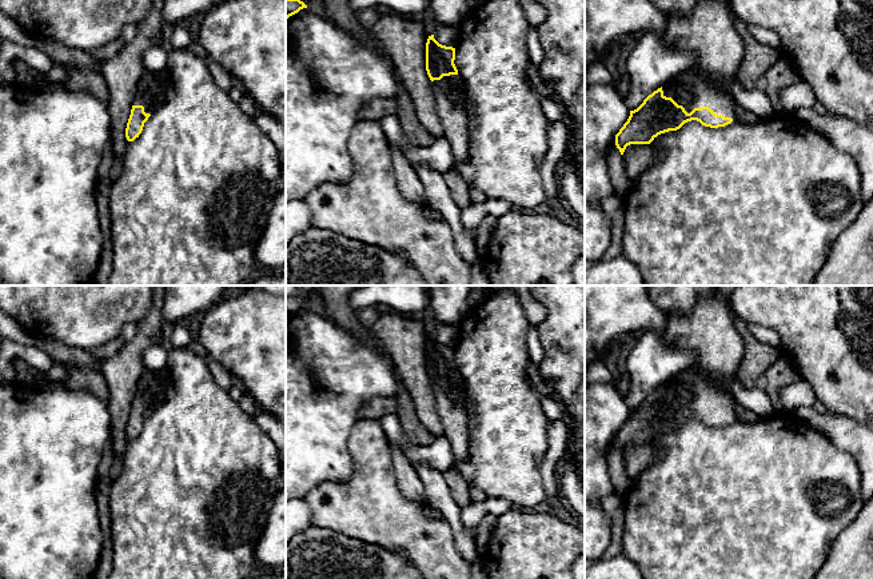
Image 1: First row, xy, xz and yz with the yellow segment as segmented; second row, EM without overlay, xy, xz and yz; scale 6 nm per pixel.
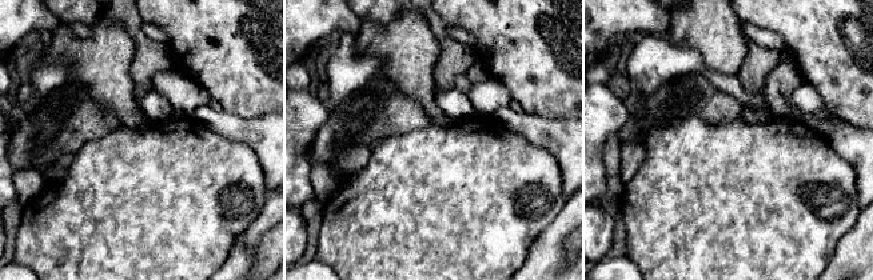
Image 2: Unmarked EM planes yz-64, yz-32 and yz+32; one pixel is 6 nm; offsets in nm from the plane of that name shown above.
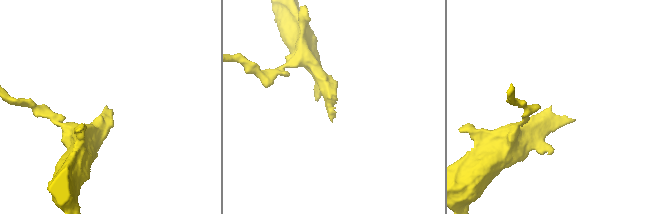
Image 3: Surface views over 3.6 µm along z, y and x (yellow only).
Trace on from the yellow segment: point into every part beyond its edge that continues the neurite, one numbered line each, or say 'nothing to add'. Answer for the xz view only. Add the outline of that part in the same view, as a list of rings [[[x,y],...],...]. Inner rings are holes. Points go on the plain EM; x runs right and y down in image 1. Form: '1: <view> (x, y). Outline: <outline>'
1: xz (455, 412). Outline: [[[459,374],[443,375],[441,379],[431,380],[431,388],[455,463],[470,460],[474,408],[465,394],[462,378]]]

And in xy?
1: xy (154, 387). Outline: [[[168,368],[146,370],[137,383],[132,404],[143,404],[146,412],[154,412],[172,394],[172,376]]]

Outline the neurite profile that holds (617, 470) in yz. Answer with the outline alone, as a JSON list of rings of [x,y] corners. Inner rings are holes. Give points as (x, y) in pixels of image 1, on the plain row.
[[[615,436],[607,447],[607,463],[609,474],[614,484],[614,494],[623,500],[627,496],[629,490],[633,484],[633,478],[629,478],[626,475],[623,456],[615,444]]]

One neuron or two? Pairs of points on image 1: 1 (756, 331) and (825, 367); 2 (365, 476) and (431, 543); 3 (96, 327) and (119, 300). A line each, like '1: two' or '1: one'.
1: two
2: one
3: one

